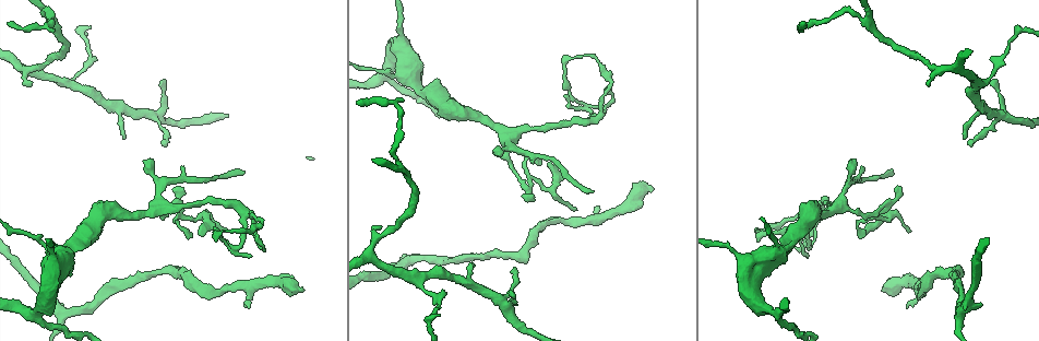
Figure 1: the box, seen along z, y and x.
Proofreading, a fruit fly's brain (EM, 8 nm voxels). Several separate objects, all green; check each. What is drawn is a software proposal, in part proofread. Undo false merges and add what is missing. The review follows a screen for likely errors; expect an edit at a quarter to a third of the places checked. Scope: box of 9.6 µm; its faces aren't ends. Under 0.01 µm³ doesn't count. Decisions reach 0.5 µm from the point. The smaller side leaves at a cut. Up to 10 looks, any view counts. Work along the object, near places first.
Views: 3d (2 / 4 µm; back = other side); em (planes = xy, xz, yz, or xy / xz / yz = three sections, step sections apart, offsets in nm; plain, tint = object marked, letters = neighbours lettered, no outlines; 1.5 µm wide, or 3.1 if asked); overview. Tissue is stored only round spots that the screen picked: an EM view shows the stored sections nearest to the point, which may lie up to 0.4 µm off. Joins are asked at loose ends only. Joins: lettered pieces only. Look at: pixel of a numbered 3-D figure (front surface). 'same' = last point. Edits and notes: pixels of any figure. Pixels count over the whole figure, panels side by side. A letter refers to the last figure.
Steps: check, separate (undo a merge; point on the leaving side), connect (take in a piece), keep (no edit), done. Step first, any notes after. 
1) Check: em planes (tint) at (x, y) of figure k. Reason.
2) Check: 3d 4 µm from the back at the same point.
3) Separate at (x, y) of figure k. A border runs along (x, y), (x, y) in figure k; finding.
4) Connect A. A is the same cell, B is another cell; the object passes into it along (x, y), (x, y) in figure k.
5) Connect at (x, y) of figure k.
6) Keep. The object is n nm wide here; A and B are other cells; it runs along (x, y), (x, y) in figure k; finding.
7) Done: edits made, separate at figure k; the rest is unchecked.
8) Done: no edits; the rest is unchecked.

Check: 3d 2 µm at (32, 82) of figure 1. Branch stops here.

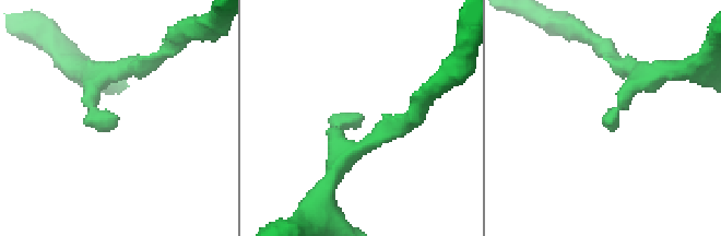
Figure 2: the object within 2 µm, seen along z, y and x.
Check: em planes (tint) at (604, 119) of figure 2. Now the EM.

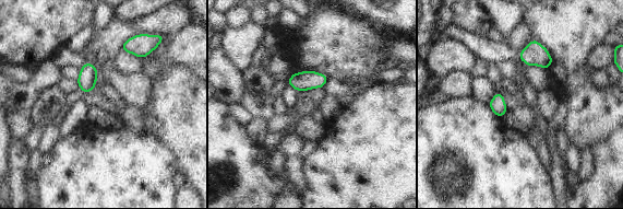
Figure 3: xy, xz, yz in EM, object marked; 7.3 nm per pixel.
Check: em planes (letters) at the same point. What lies round it.

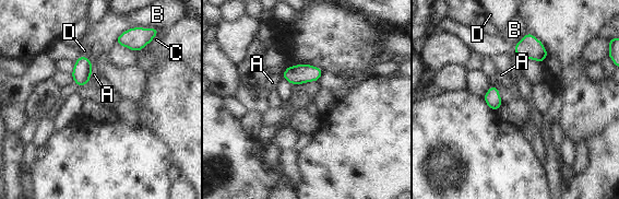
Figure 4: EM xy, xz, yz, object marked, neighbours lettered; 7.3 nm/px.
Keep. The object is 120 nm wide here; A, B, C and D are other cells; a border runs along (282, 73), (284, 78) in figure 4; none of them fits.

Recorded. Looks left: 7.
Check: 3d 4 µm at (595, 118) of figure 1. Arms run side by side.

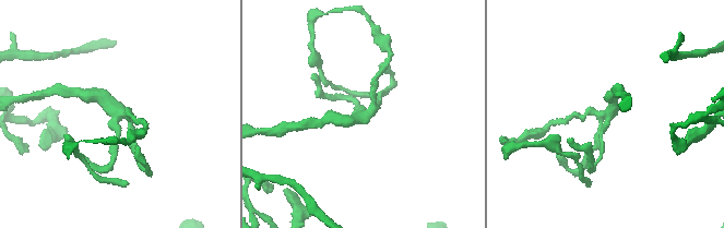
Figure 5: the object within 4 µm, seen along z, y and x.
Check: em planes (plain) at (612, 114) of figure 5. Need the tissue.

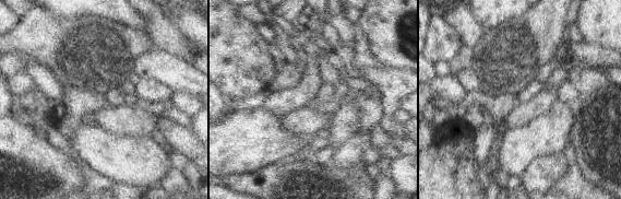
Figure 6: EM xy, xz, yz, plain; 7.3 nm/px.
Check: em planes (letters) at the same point.

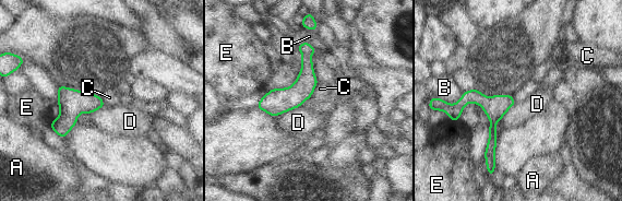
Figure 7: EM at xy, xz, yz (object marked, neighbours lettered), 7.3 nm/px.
Keep. A, B, C, D and E are other cells; a border runs along (301, 105), (275, 117) in figure 7; all the same neuron.

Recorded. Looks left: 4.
Check: em xz step 8 (letters) at (492, 153) of figure 1. Tapers out.

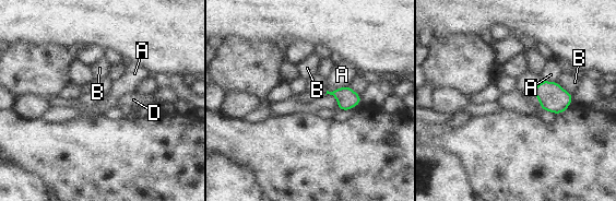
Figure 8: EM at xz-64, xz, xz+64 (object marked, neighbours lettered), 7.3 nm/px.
Check: em xy step 4 (letters) at the same point.

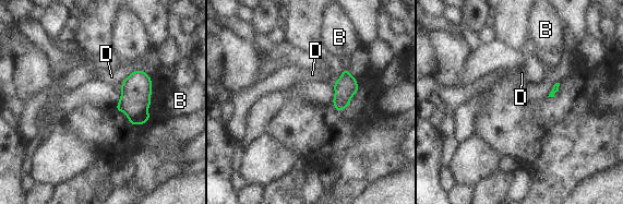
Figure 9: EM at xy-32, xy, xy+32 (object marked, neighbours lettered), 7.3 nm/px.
Keep. The object is 120 nm wide here; B and D are other cells; a border runs along (143, 70), (133, 70), (121, 81) in figure 9; no lettered piece goes on from it.

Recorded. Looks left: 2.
Check: em planes (letters) at (964, 139) of figure 1. Tapers out.

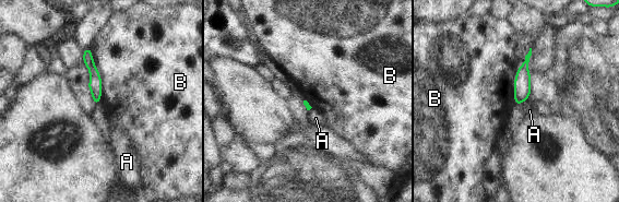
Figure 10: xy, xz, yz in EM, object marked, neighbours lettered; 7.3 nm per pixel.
Keep. A and B are other cells; a border runs along (531, 47), (515, 75), (515, 104) in figure 10; no lettered piece goes on from it.

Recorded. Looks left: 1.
Done: no edits; the rest is unchecked.

